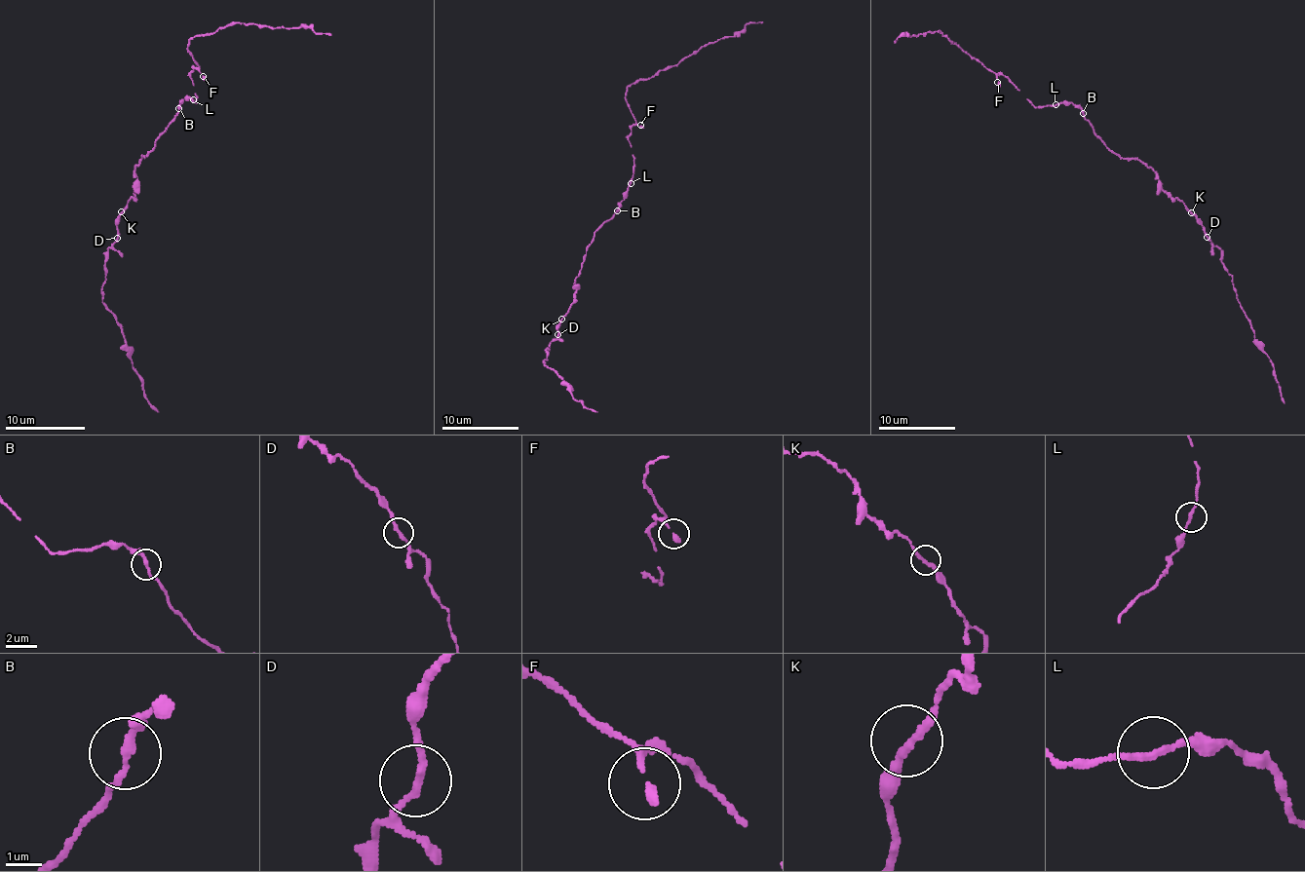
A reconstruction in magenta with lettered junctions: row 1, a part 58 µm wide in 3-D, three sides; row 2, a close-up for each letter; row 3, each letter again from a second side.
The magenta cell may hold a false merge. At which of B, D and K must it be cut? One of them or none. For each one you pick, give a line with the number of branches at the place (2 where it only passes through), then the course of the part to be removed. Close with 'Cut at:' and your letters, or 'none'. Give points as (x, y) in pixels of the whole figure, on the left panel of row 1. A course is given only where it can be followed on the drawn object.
Cut at: none

